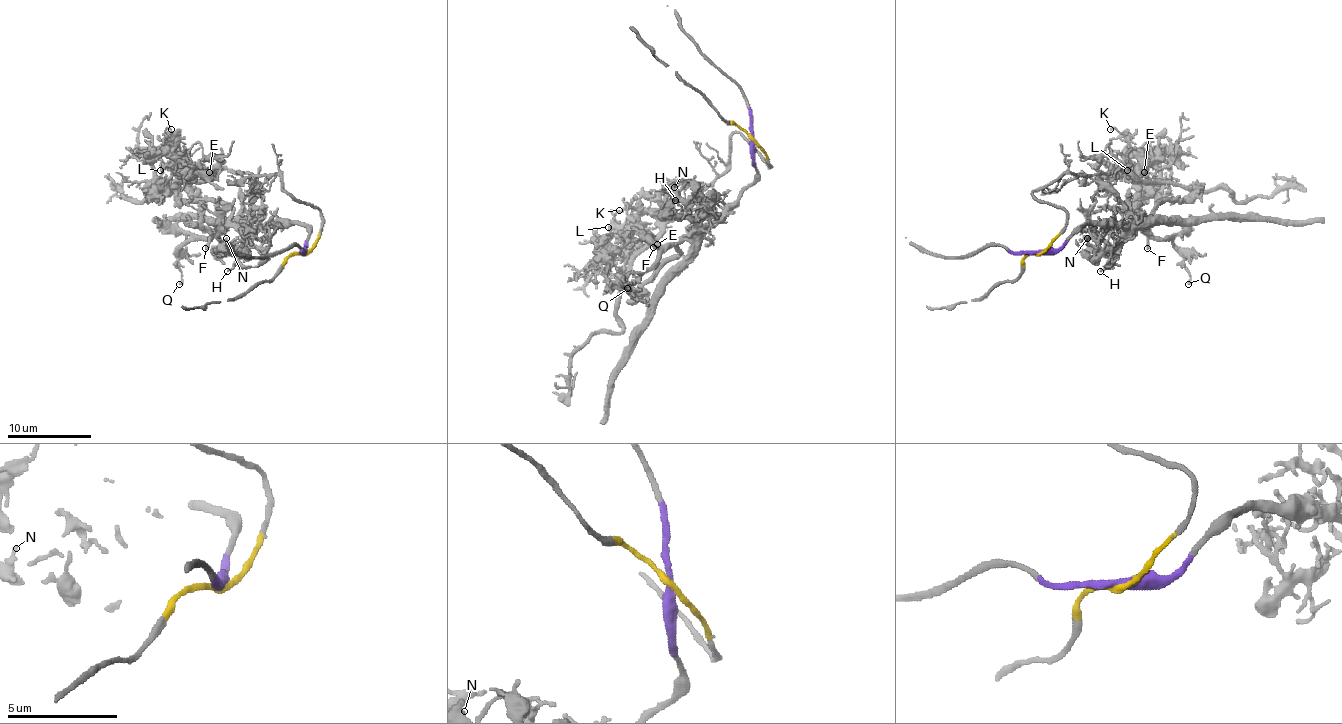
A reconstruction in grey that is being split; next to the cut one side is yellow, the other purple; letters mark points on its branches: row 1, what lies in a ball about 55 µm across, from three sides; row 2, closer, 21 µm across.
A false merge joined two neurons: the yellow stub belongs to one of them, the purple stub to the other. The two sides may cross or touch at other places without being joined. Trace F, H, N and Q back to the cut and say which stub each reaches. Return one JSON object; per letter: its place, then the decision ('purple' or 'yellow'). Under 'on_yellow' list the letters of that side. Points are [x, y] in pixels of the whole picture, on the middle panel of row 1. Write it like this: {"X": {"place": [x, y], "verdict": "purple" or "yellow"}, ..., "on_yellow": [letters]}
{"F": {"place": [653, 247], "verdict": "purple"}, "H": {"place": [675, 200], "verdict": "purple"}, "N": {"place": [674, 187], "verdict": "purple"}, "Q": {"place": [627, 288], "verdict": "purple"}, "on_yellow": []}

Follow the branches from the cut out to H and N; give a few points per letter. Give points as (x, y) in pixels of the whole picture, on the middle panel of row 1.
H: (753, 138), (757, 176), (725, 208), (719, 212), (692, 214), (685, 212), (675, 199)
N: (753, 138), (757, 176), (732, 203), (719, 212), (692, 214), (690, 205), (673, 189), (675, 187)

